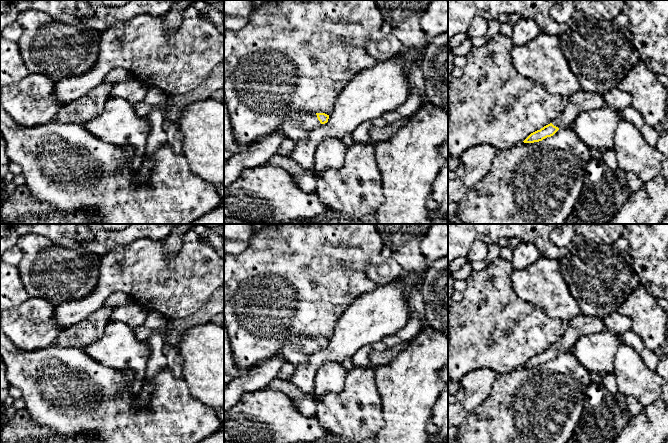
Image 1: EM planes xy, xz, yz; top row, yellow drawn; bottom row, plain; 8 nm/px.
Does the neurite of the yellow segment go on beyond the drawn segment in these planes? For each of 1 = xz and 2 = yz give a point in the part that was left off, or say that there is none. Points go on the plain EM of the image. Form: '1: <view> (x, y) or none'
1: xz (296, 350)
2: yz (587, 325)

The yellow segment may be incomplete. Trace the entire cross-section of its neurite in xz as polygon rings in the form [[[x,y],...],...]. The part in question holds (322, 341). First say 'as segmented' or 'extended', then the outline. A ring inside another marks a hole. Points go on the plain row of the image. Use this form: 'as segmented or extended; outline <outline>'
extended; outline [[[297,335],[288,339],[280,349],[279,354],[295,366],[306,366],[308,358],[328,346],[329,339],[325,337],[314,337]]]

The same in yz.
extended; outline [[[580,314],[566,323],[559,340],[550,348],[531,357],[523,366],[534,367],[553,360],[559,353],[567,352],[581,336],[591,336],[604,330],[604,318]]]

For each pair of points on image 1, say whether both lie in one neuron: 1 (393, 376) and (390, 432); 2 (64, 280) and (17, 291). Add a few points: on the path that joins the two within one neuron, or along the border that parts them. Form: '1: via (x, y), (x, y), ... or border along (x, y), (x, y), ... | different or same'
1: via (393, 390), (393, 418) | same
2: border along (18, 266), (20, 280), (29, 296) | different

